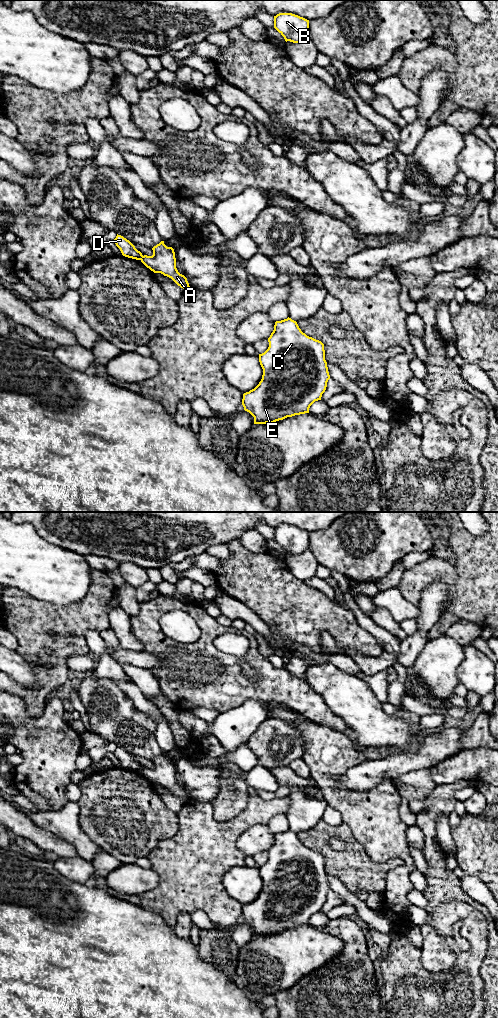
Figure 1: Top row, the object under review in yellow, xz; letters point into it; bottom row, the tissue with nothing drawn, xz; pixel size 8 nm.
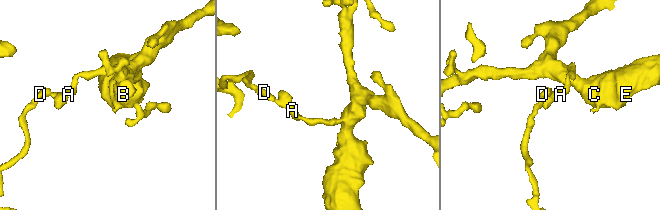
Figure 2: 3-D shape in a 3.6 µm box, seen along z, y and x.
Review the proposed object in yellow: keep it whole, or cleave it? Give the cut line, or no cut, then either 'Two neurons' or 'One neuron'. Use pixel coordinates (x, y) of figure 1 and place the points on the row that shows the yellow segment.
Split along xz (142, 255), (140, 259). Two neurons

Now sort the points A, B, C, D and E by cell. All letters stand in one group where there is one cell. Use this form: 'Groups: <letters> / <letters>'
Groups: A B C E / D

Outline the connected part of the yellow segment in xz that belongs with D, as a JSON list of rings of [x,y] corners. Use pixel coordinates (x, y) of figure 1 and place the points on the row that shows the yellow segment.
[[[117,234],[116,238],[113,241],[120,249],[123,256],[136,260],[141,260],[143,256],[142,253],[138,251],[129,240]]]

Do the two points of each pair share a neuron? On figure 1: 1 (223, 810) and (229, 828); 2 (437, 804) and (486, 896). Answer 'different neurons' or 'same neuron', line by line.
1: different neurons
2: different neurons

